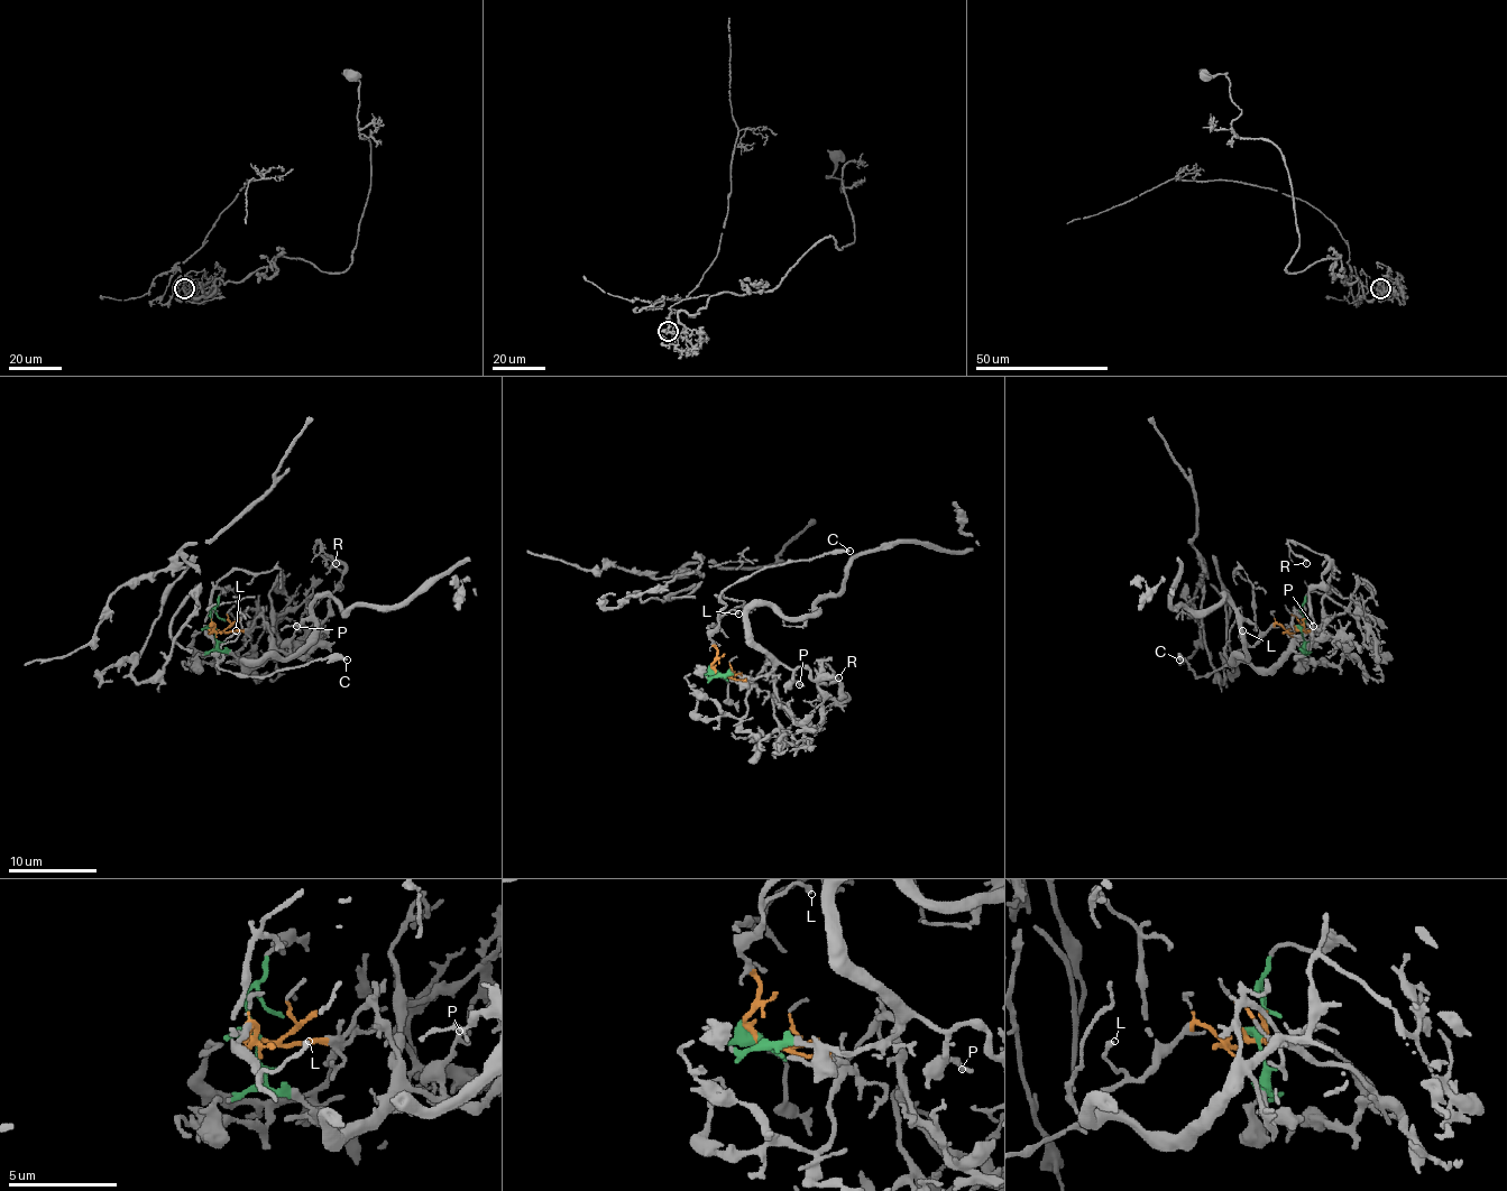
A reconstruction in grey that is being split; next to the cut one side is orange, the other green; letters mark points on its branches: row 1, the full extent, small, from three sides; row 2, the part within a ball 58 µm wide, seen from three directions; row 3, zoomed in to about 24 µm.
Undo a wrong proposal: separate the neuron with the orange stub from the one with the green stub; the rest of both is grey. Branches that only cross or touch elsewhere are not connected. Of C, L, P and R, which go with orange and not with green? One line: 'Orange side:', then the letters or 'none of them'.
Orange side: C, L

